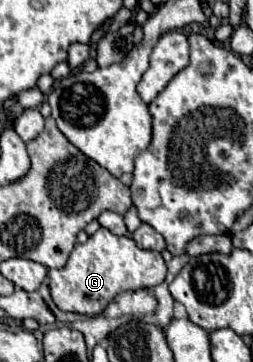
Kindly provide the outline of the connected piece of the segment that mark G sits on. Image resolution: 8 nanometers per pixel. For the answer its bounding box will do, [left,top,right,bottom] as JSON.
[49,228,167,316]

